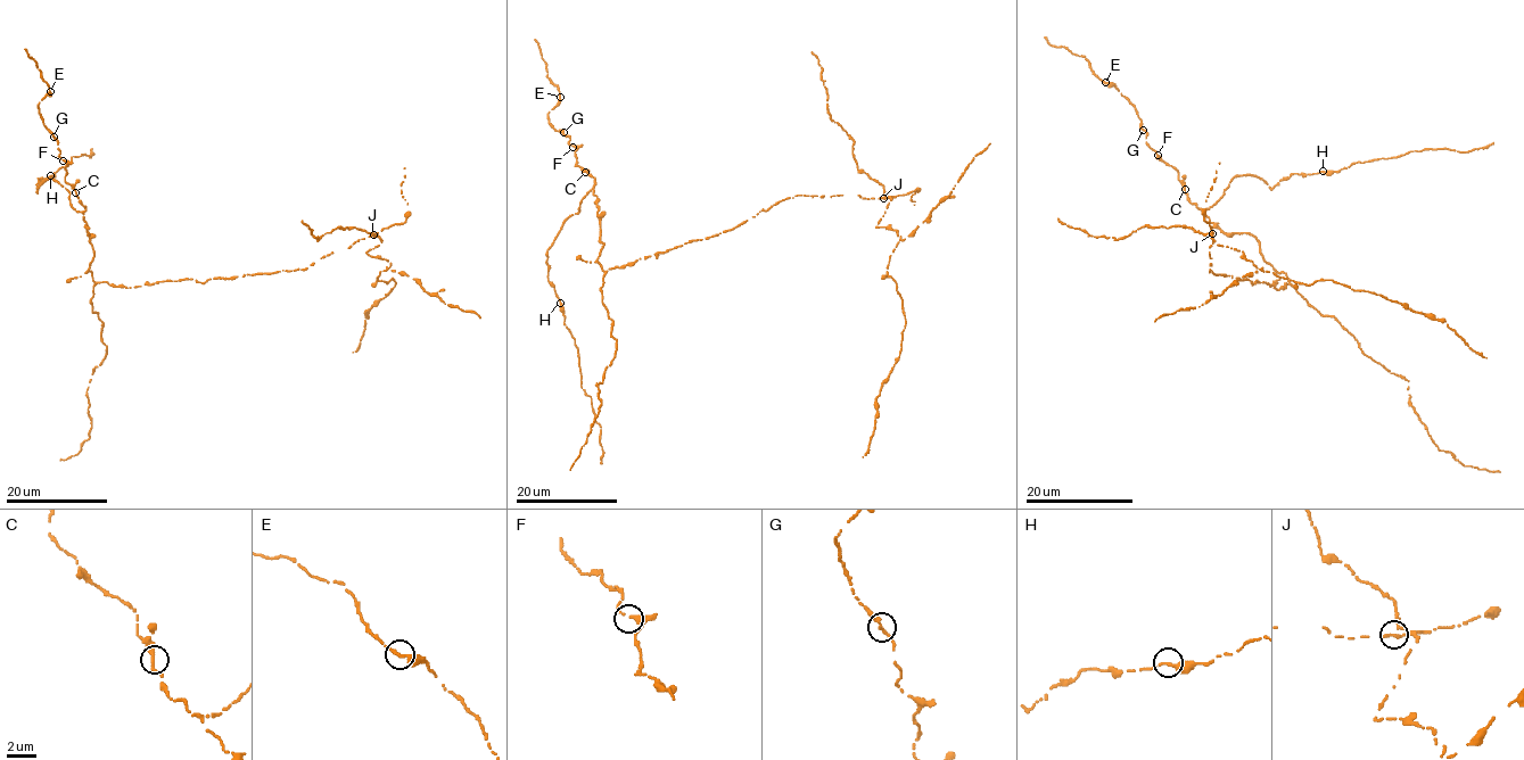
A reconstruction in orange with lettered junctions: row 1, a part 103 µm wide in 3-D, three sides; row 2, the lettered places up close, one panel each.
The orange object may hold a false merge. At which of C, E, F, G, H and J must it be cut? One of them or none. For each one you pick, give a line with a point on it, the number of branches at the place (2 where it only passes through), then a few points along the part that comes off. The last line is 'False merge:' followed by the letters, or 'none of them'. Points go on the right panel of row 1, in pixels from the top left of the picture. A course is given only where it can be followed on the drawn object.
J: Place: (1212, 233). Branches: 2. Course of the part to remove: (1211, 234), (1217, 245), (1243, 253), (1255, 266), (1290, 280), (1310, 286), (1333, 280), (1443, 319), (1485, 357)
False merge: J

